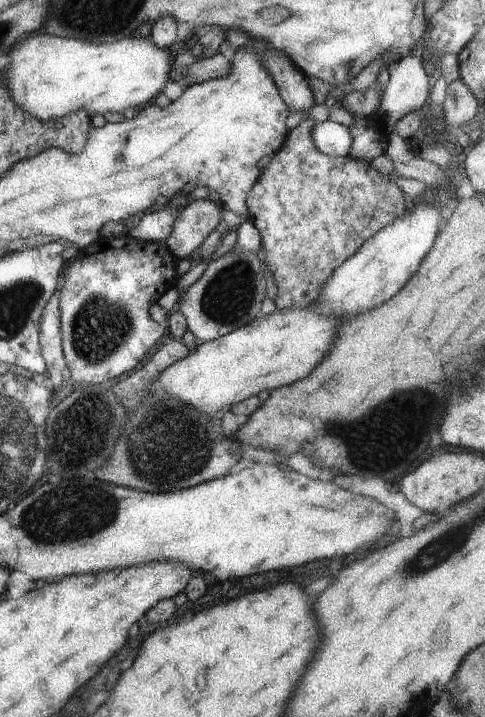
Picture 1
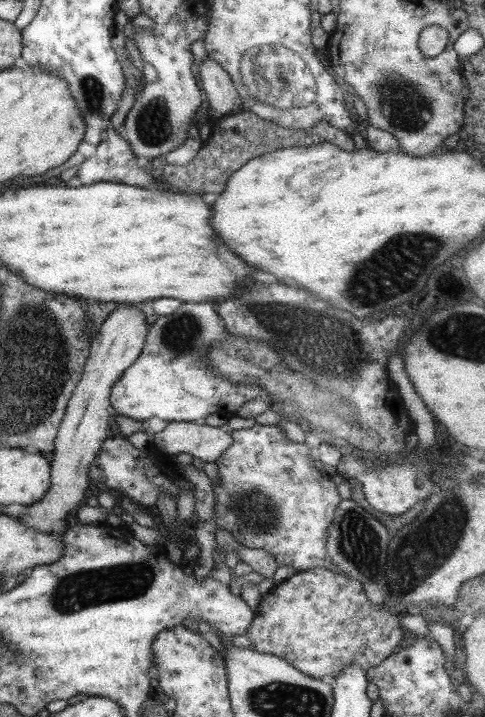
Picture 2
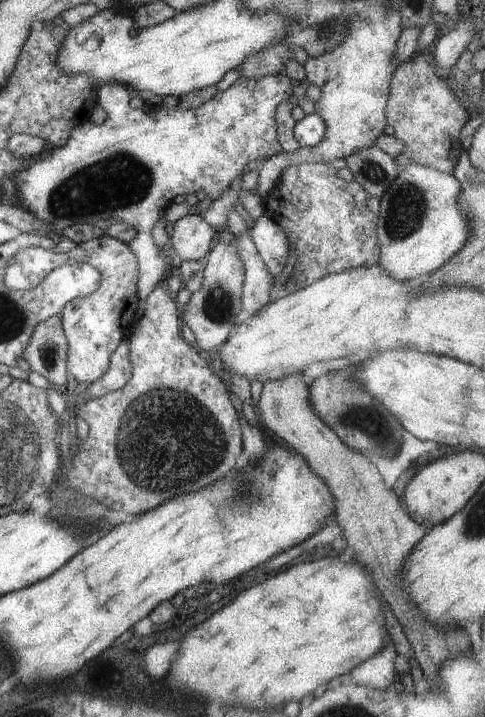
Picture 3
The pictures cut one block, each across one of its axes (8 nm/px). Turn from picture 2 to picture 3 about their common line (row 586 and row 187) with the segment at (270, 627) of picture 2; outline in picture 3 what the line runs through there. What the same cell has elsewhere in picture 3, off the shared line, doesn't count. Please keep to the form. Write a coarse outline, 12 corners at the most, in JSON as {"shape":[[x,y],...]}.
{"shape":[[330,164],[263,198],[295,262],[283,294],[378,264],[378,202]]}

